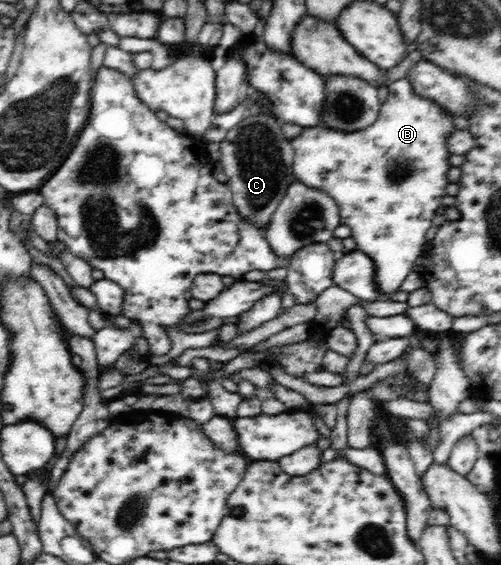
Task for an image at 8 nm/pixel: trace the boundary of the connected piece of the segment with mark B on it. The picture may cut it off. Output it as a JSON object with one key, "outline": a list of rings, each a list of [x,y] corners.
{"outline":[[[407,76],[387,85],[389,97],[381,104],[380,114],[374,124],[367,126],[364,130],[356,130],[350,132],[342,132],[341,130],[332,130],[318,127],[303,127],[302,132],[291,139],[291,145],[294,149],[293,173],[295,178],[303,182],[308,188],[319,188],[326,194],[329,194],[338,205],[340,222],[351,230],[351,237],[356,242],[356,250],[367,254],[375,264],[375,281],[377,289],[382,294],[382,299],[386,299],[385,294],[398,292],[402,282],[410,272],[413,271],[414,262],[417,258],[425,254],[424,243],[426,242],[426,234],[432,226],[431,220],[434,218],[436,209],[441,204],[444,195],[444,188],[450,182],[446,178],[446,173],[452,168],[448,161],[449,150],[446,148],[447,138],[457,130],[452,124],[452,115],[446,113],[446,108],[440,106],[437,102],[429,98],[422,98],[413,91],[413,86],[407,80]]]}

